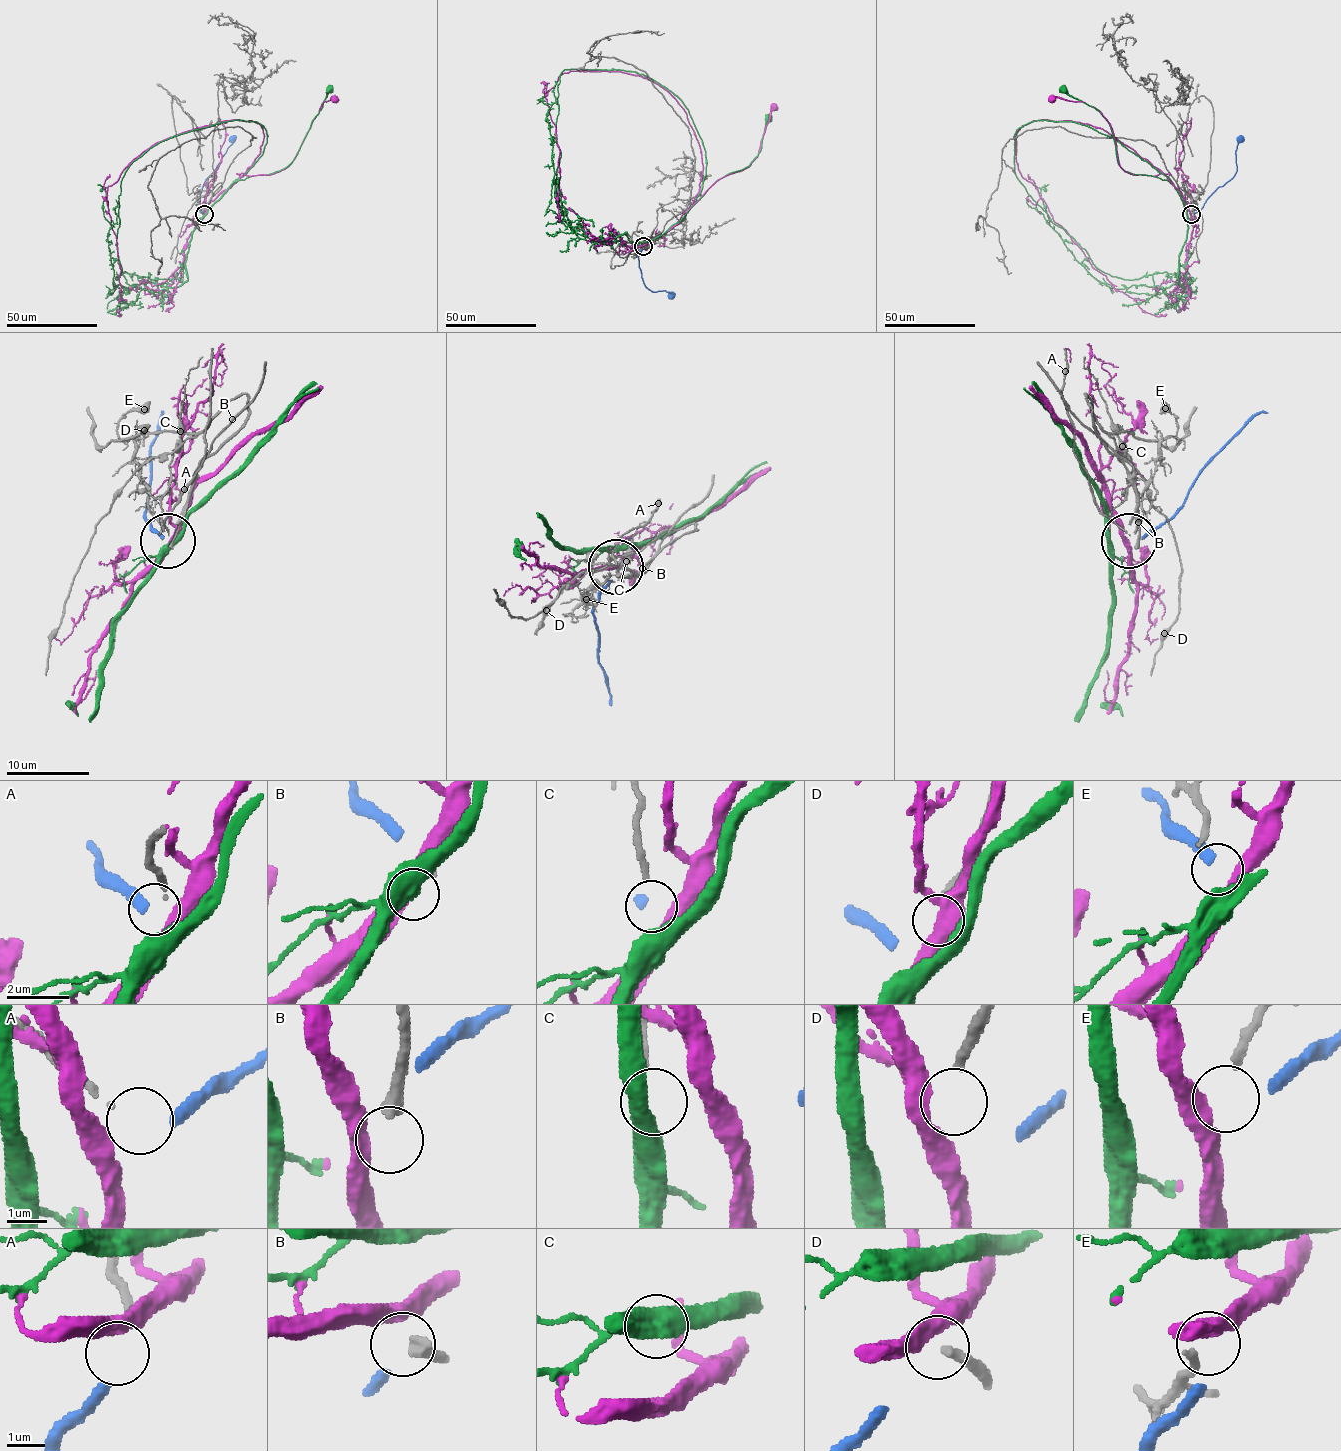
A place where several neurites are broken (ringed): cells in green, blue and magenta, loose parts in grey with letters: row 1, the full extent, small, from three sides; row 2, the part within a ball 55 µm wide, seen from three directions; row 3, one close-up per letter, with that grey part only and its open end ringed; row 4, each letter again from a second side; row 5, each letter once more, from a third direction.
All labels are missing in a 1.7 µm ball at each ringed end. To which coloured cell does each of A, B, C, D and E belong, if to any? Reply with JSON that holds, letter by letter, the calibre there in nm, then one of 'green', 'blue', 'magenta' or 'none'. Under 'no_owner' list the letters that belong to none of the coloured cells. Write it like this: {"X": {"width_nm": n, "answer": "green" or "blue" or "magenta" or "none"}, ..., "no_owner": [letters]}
{"A": {"width_nm": 160, "answer": "blue"}, "B": {"width_nm": 360, "answer": "none"}, "C": {"width_nm": 180, "answer": "green"}, "D": {"width_nm": 280, "answer": "none"}, "E": {"width_nm": 190, "answer": "magenta"}, "no_owner": ["B", "D"]}

